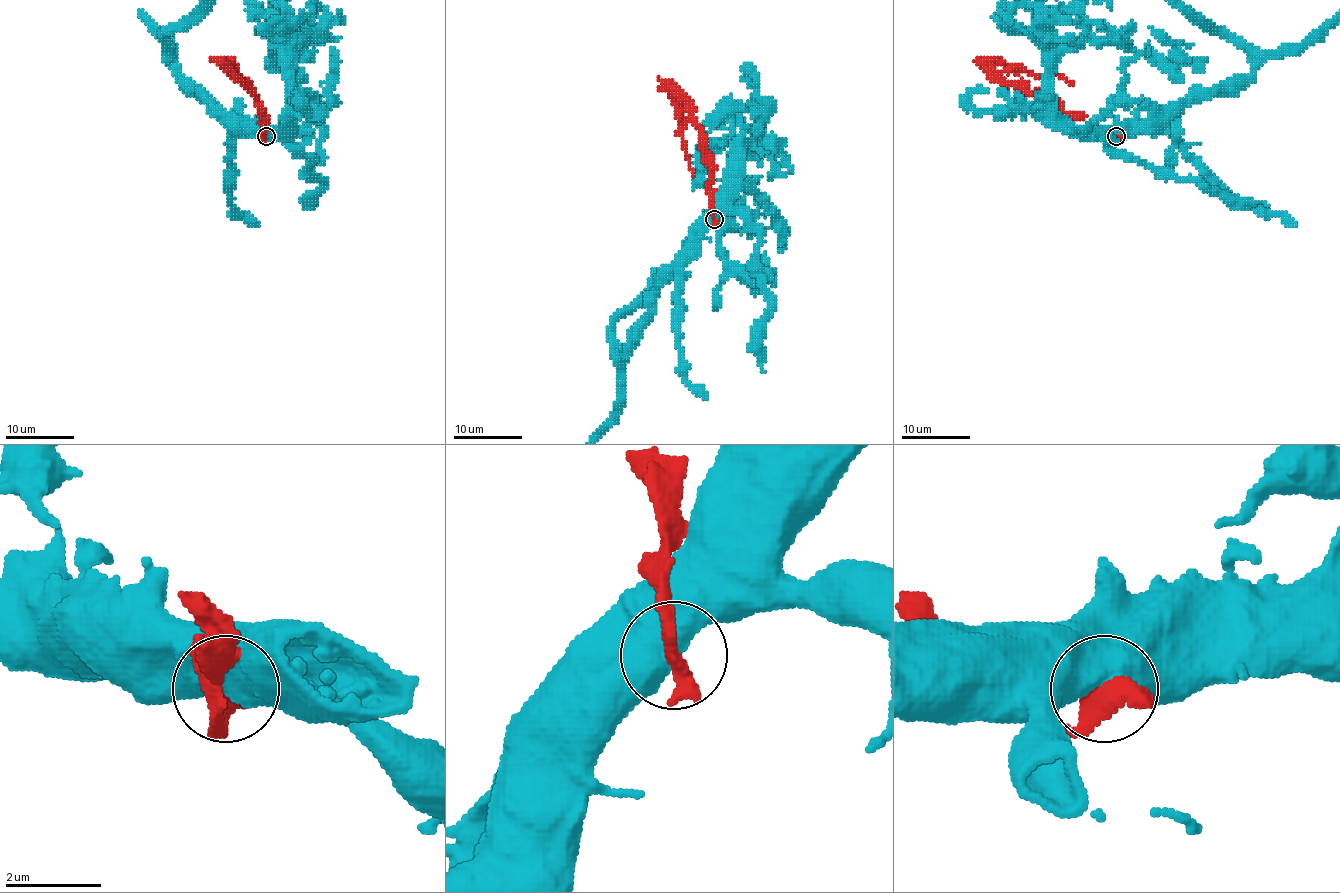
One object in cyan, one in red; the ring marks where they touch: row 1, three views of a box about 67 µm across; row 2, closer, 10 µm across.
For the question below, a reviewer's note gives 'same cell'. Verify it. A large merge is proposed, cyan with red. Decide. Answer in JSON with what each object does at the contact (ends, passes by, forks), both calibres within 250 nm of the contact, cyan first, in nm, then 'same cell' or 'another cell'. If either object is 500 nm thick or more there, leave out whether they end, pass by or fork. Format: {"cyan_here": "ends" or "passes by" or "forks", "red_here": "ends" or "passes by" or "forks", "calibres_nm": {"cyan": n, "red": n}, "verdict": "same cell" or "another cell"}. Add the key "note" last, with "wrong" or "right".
{"calibres_nm": {"cyan": 800, "red": 480}, "verdict": "another cell", "note": "wrong"}

